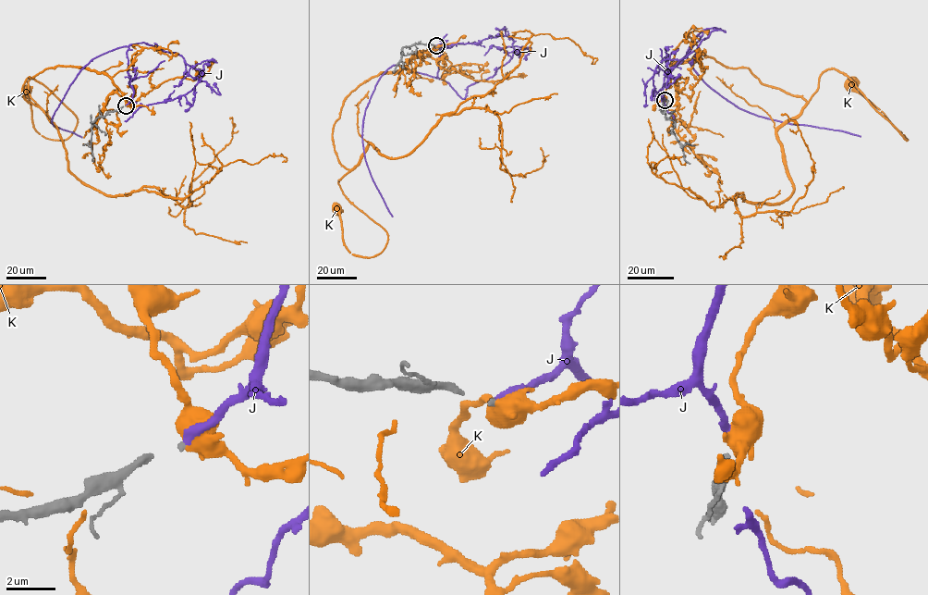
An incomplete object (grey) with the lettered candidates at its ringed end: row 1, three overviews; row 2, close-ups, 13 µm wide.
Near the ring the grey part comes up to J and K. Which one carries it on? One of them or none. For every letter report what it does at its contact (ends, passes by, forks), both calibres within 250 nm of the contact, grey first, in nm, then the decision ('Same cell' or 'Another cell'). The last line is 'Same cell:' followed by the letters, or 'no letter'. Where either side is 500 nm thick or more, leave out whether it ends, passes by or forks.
J: It ends there. Thickness 130 nm (grey) against 280 nm. Same cell
K: Thickness 130 nm (grey) against 650 nm. Another cell
Same cell: J

